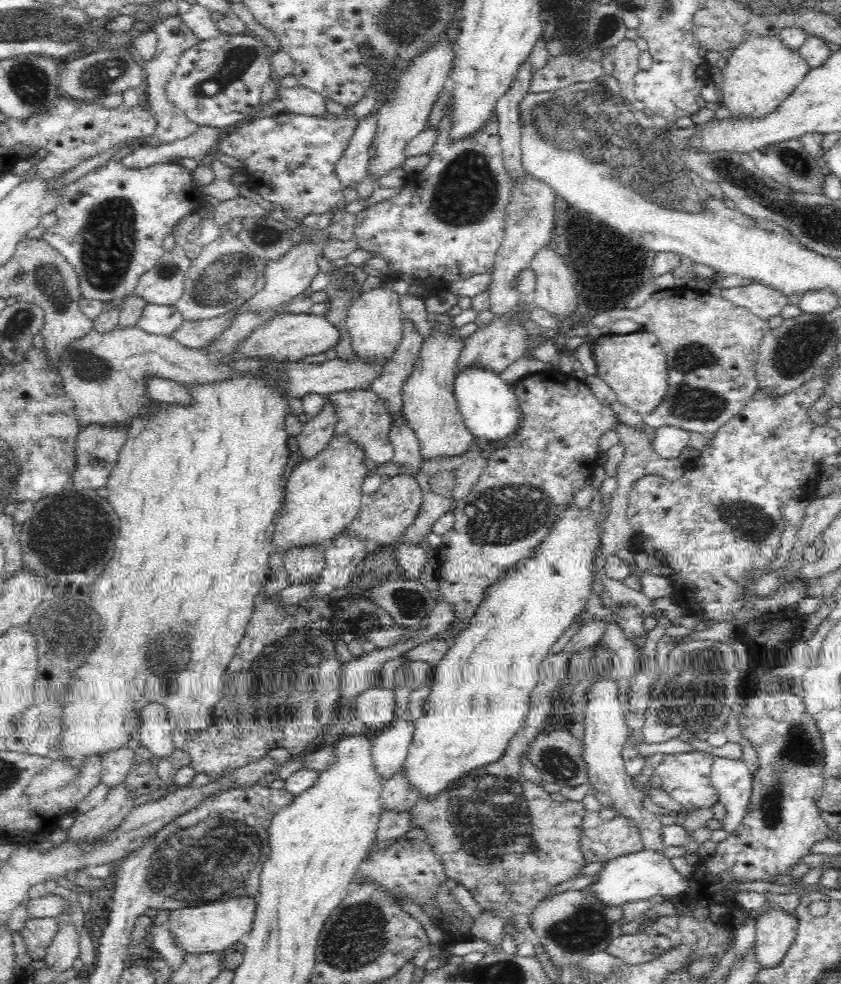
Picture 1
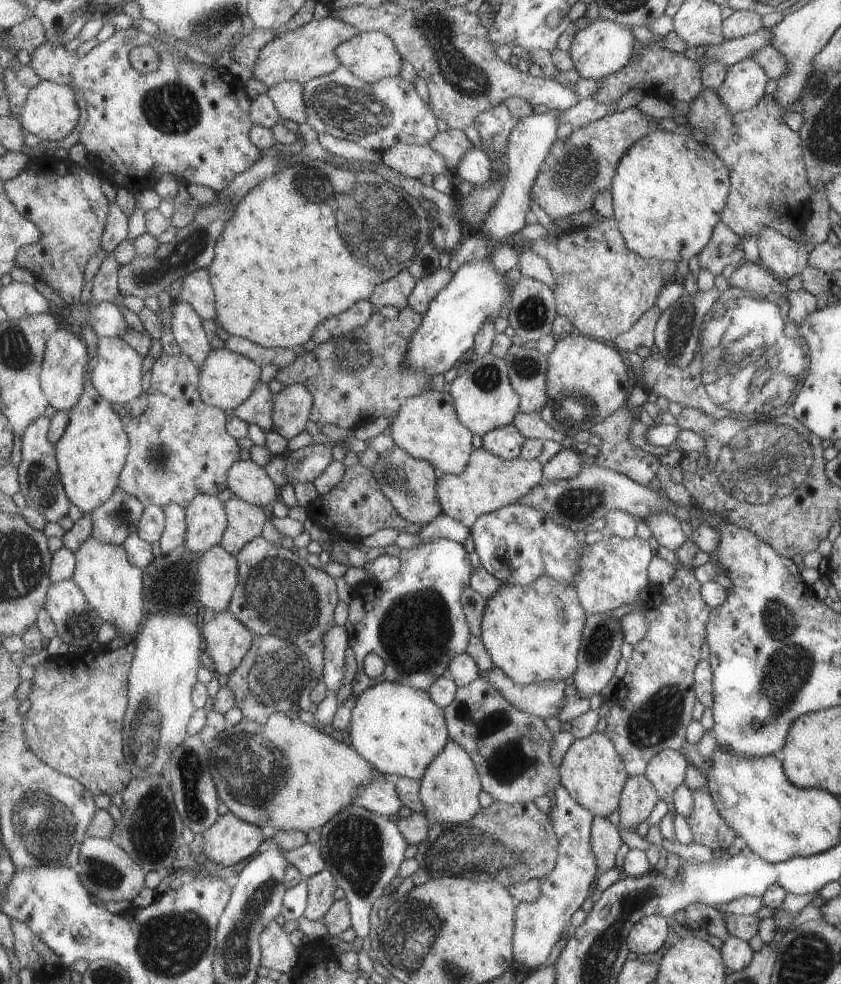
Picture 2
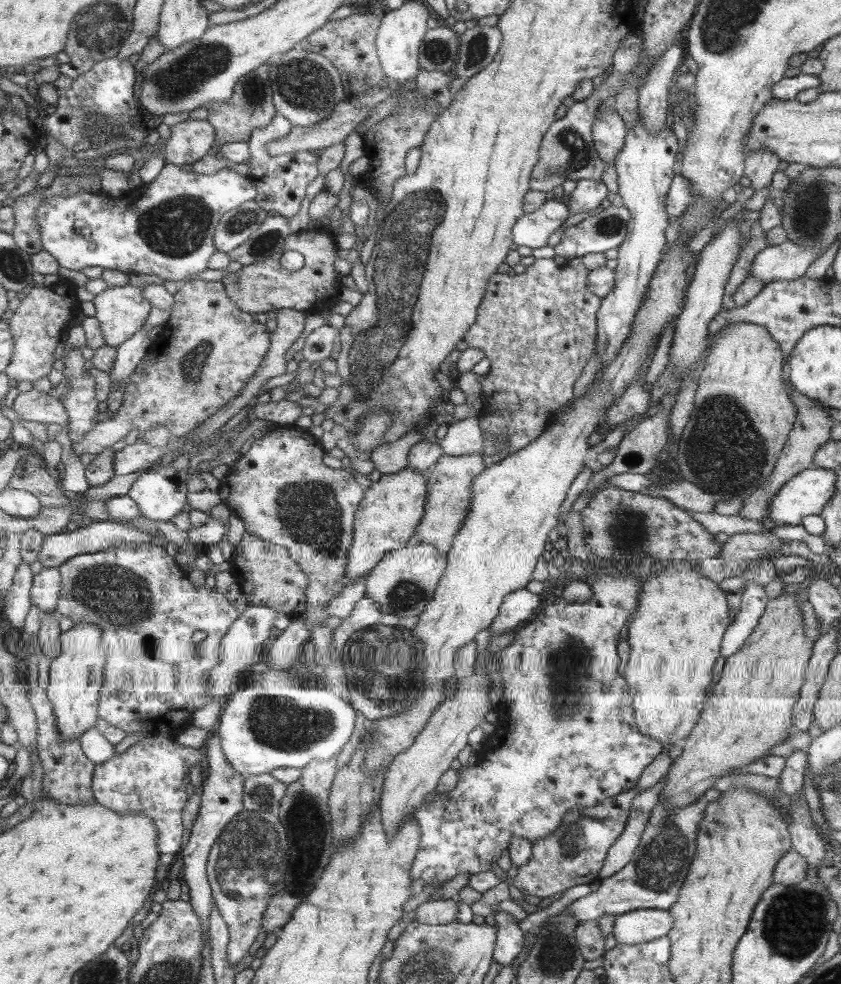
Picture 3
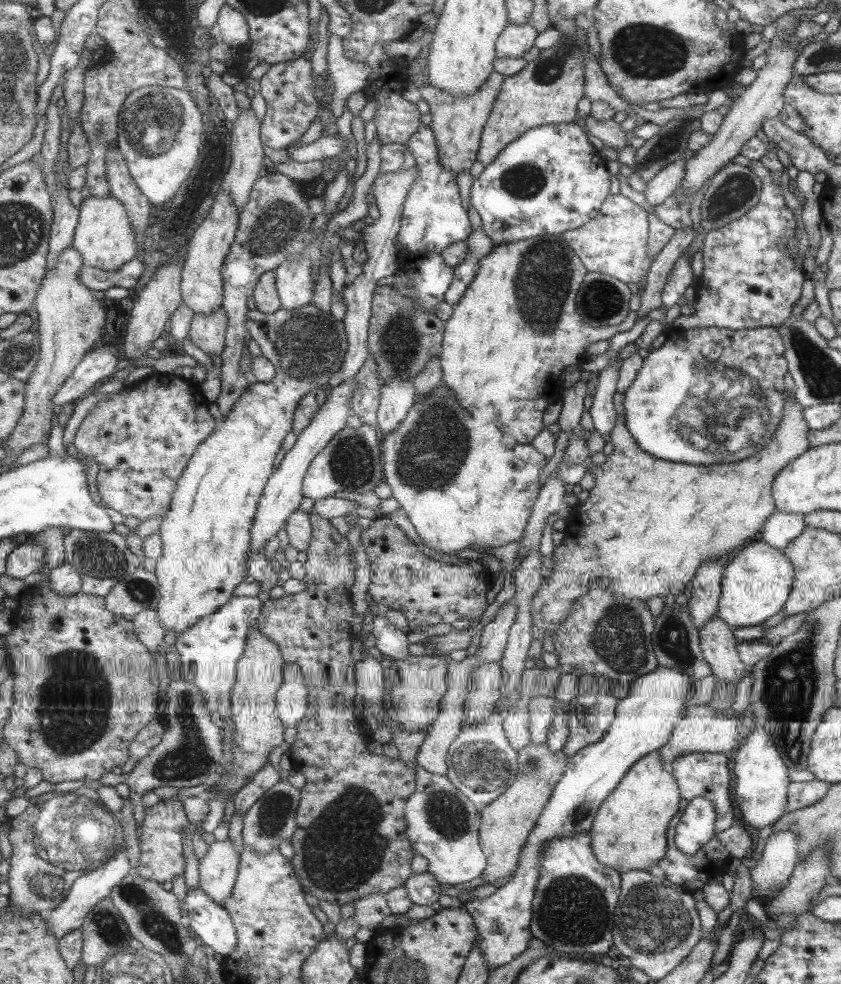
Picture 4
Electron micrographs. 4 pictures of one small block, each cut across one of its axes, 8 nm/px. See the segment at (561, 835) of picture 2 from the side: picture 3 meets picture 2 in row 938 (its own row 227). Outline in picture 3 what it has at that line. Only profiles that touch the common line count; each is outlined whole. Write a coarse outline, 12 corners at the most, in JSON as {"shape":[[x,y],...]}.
{"shape":[[547,200],[516,221],[515,246],[541,248],[569,216]]}

